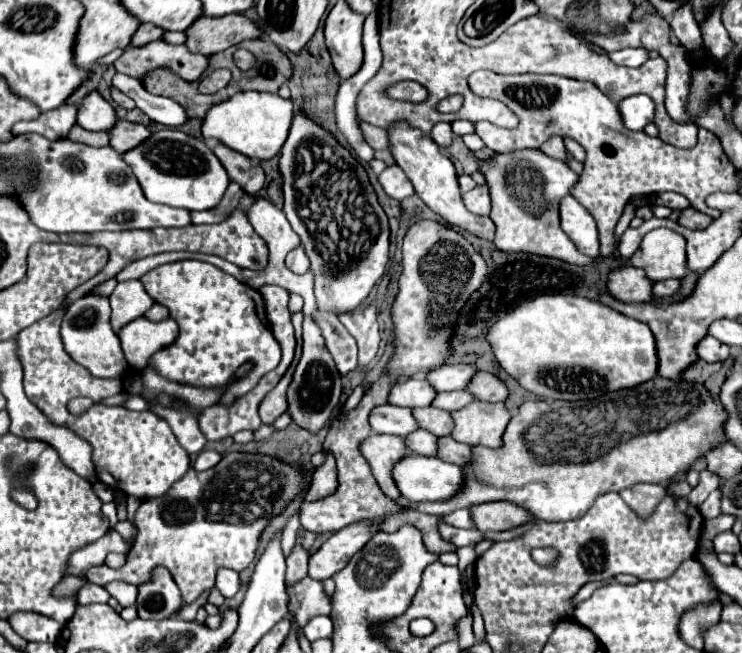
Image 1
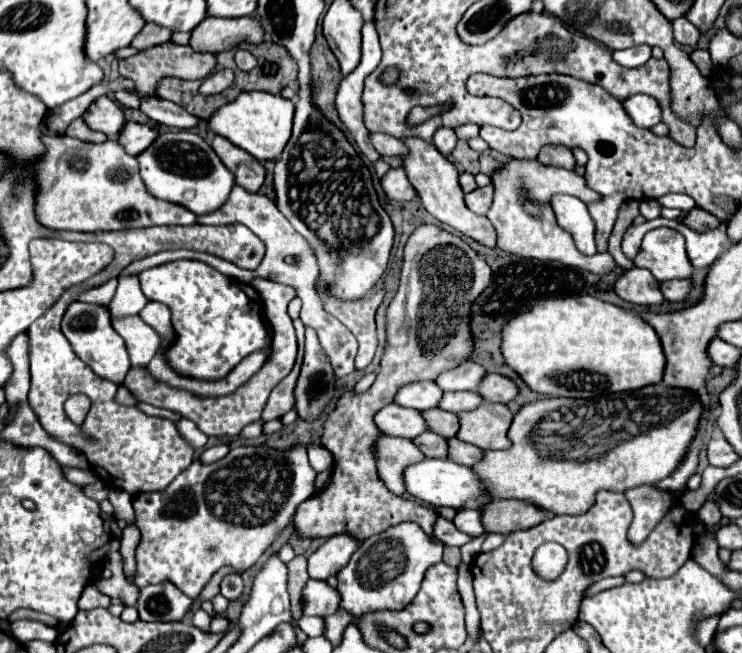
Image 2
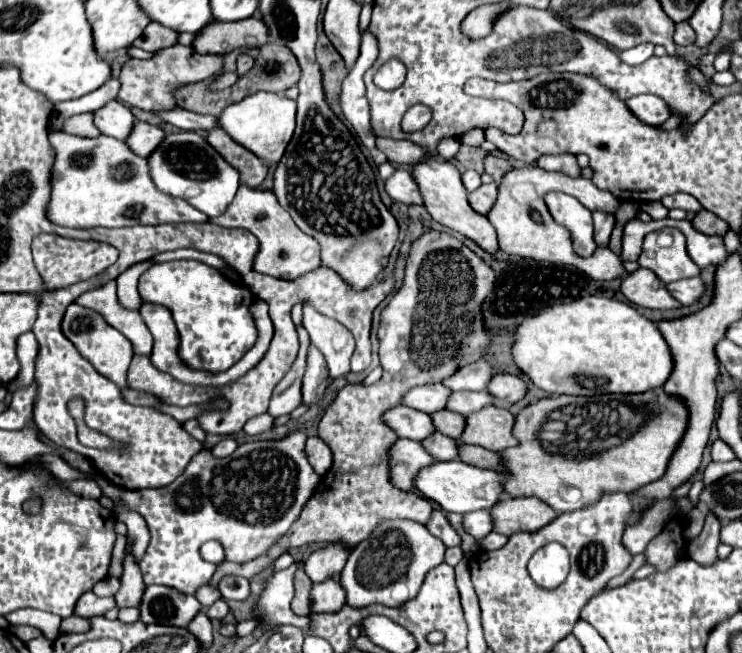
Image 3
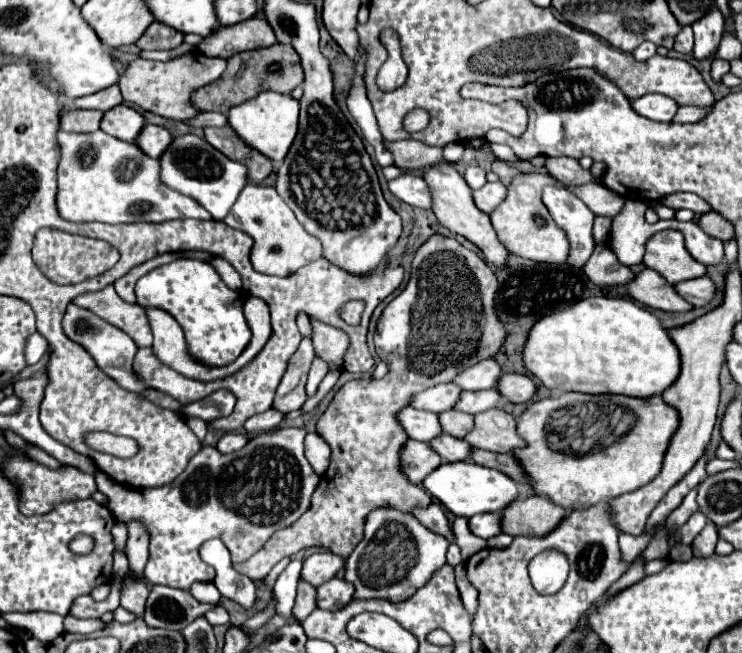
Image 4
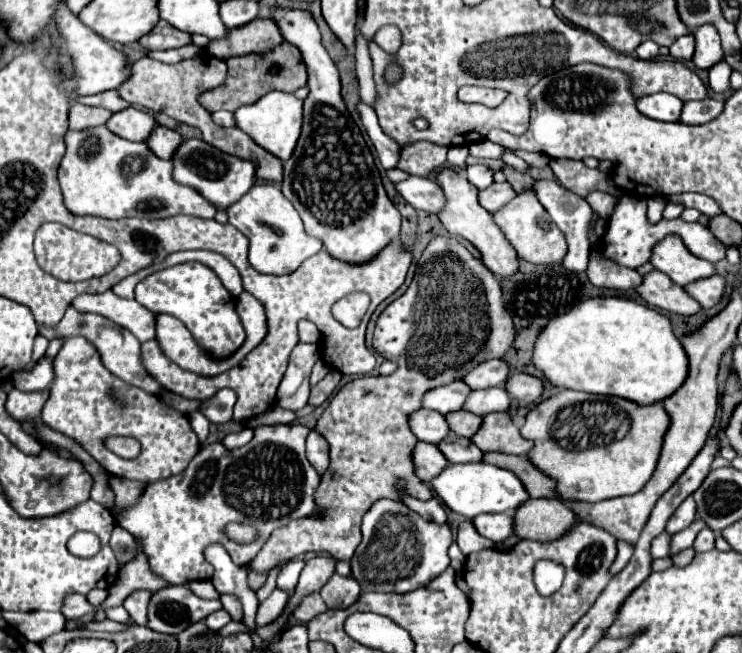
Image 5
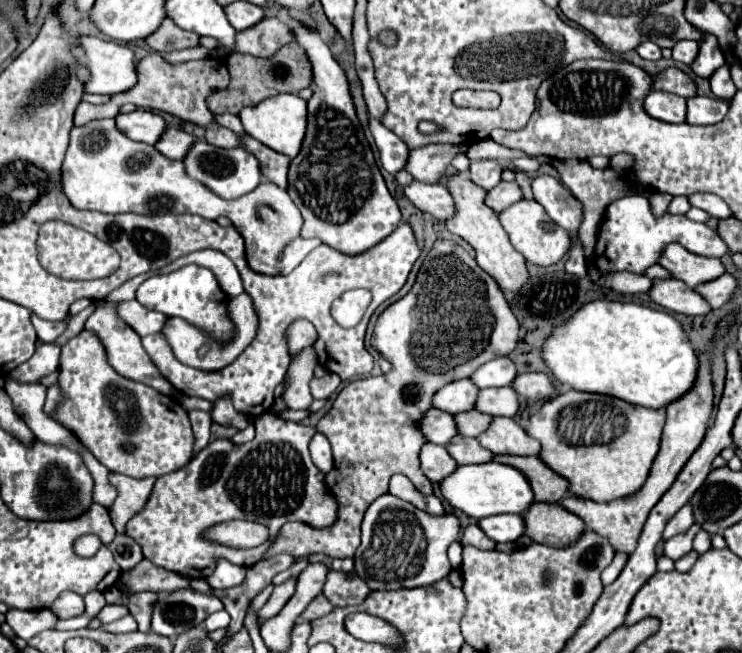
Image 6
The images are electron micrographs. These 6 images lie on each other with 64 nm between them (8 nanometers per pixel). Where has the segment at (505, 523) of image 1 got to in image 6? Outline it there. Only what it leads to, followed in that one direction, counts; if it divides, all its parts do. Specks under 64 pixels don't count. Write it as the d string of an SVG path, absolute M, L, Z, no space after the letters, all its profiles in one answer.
M532 502L522 518L524 536L546 546L568 546L576 542L586 528L576 514L564 510L556 502Z

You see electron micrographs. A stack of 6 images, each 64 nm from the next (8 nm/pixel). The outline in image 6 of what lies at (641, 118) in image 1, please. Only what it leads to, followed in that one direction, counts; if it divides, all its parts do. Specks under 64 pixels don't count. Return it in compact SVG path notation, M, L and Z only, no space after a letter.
M650 92L644 100L644 110L656 120L662 122L684 122L686 100L670 92Z

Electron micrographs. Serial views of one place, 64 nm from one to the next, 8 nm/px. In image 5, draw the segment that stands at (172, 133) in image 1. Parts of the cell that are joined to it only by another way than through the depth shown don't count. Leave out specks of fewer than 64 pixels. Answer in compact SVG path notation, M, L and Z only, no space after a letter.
M196 138L184 140L180 144L180 150L176 150L176 154L172 156L172 178L176 178L176 182L180 184L192 186L194 190L200 190L200 194L208 198L208 202L212 202L212 206L216 208L214 219L217 222L228 222L226 208L240 200L256 180L252 162L224 154L222 150Z

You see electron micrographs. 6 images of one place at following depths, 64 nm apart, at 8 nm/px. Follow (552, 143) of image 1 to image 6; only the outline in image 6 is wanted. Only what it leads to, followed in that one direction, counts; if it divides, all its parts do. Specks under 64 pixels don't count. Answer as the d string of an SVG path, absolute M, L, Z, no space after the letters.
M554 160L552 166L558 170L562 184L570 188L570 192L584 204L584 222L580 226L580 236L586 248L586 254L590 258L590 254L594 252L594 244L596 244L596 234L598 234L598 224L600 218L604 216L604 210L608 206L608 202L622 198L634 190L628 188L628 182L624 178L624 174L612 170L612 168L604 168L604 170L594 170L586 160Z

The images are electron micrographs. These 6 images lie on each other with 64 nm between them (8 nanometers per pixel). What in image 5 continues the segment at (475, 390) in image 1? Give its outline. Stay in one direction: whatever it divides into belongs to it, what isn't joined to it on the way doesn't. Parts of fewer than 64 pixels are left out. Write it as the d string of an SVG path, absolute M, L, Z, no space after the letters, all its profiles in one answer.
M510 374L506 382L508 394L518 402L536 402L542 396L542 380L530 374Z

